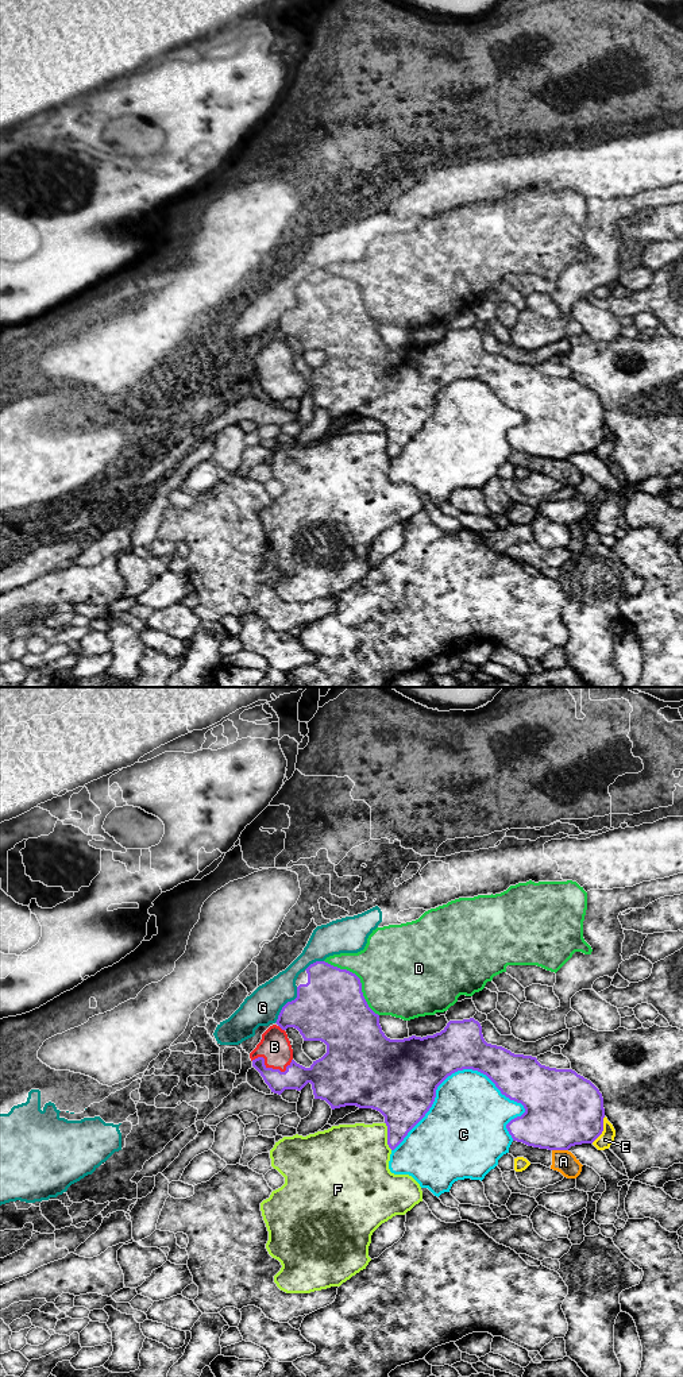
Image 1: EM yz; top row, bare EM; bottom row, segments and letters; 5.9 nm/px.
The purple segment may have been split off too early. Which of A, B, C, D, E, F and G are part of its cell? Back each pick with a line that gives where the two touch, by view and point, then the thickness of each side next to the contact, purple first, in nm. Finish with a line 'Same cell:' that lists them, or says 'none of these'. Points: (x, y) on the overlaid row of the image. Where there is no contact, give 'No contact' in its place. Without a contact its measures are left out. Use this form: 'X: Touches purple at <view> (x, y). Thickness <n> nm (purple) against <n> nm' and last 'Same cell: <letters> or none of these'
B: Touches purple at yz (271, 1068). Thickness 150 nm (purple) against 190 nm
Same cell: B

